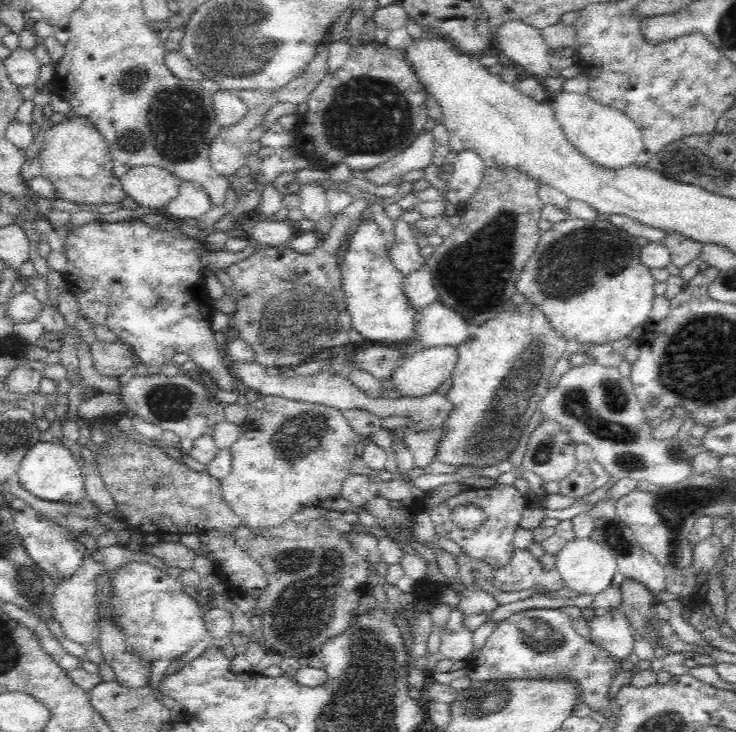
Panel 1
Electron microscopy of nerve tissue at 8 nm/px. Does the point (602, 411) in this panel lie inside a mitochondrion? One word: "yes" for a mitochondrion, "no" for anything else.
yes

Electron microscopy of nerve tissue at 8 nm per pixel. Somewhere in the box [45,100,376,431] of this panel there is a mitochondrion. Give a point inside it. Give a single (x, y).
(305, 315)

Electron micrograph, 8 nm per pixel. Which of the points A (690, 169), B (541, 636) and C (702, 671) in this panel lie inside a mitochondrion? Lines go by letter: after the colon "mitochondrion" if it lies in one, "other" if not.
A: mitochondrion
B: mitochondrion
C: other

